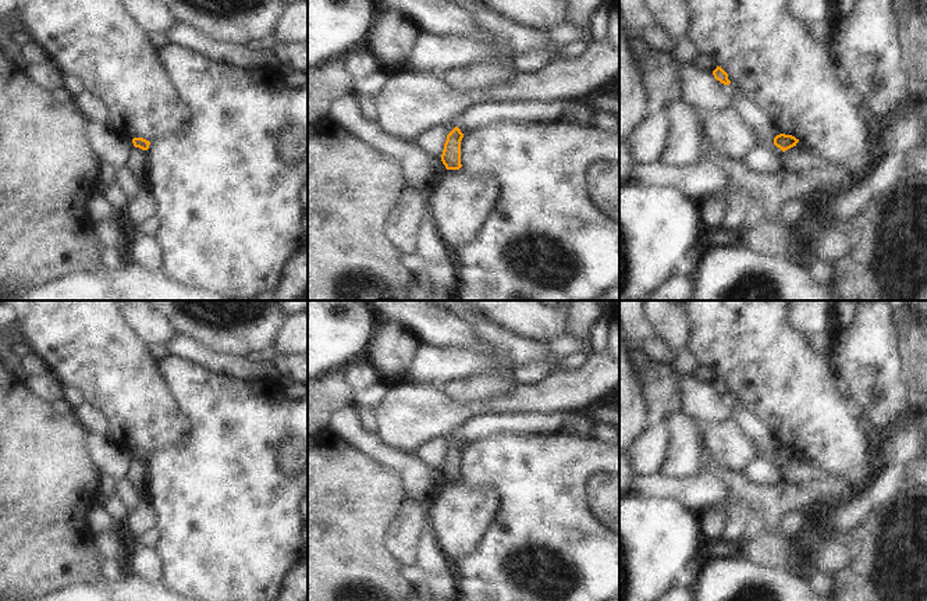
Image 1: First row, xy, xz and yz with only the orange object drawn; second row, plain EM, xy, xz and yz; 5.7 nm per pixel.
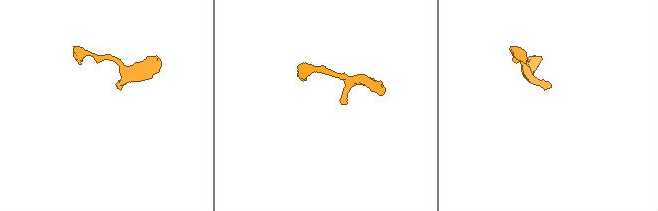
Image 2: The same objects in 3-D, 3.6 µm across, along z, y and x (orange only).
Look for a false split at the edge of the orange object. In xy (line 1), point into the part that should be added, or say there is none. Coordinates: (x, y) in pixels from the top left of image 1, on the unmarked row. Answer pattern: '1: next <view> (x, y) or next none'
1: next none

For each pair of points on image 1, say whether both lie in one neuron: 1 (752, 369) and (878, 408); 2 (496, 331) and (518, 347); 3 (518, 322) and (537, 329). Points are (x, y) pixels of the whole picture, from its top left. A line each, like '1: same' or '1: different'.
1: different
2: same
3: same

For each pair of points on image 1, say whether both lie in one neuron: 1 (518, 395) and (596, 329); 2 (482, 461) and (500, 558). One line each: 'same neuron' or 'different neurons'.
1: different neurons
2: same neuron

